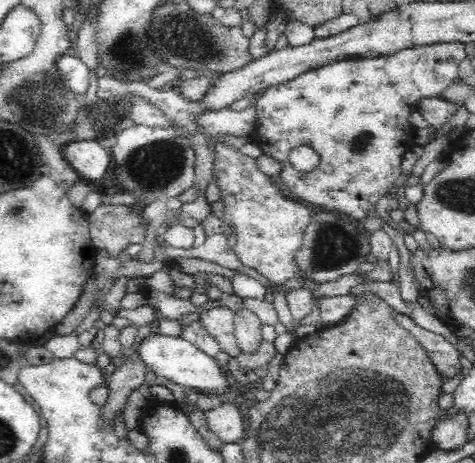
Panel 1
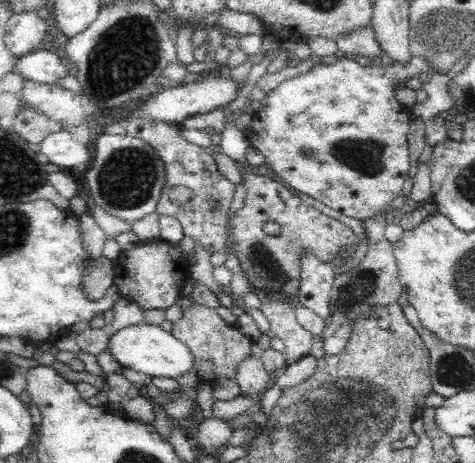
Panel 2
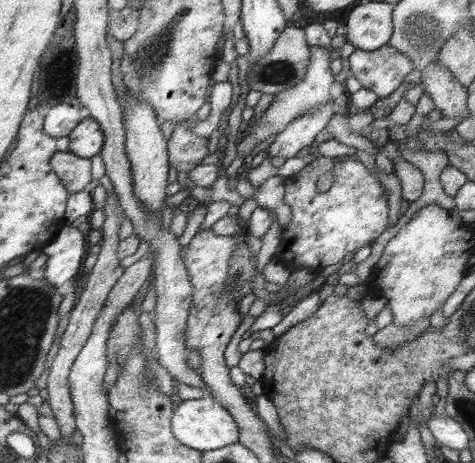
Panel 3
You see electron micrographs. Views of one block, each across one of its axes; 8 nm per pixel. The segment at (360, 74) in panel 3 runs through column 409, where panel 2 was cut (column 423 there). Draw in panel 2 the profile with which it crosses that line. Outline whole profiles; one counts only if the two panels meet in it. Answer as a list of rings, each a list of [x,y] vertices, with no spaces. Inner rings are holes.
[[[338,56],[340,62],[328,60],[320,62],[312,72],[288,78],[278,88],[274,88],[264,100],[262,110],[254,116],[252,126],[244,130],[250,146],[260,150],[284,182],[314,200],[330,206],[332,210],[350,218],[370,218],[386,210],[386,206],[402,196],[404,182],[408,180],[410,168],[410,142],[408,142],[408,122],[396,120],[396,114],[404,112],[406,106],[398,106],[394,96],[396,84],[402,80],[418,78],[420,74],[434,74],[422,58],[412,58],[410,66],[358,66],[350,56]]]

